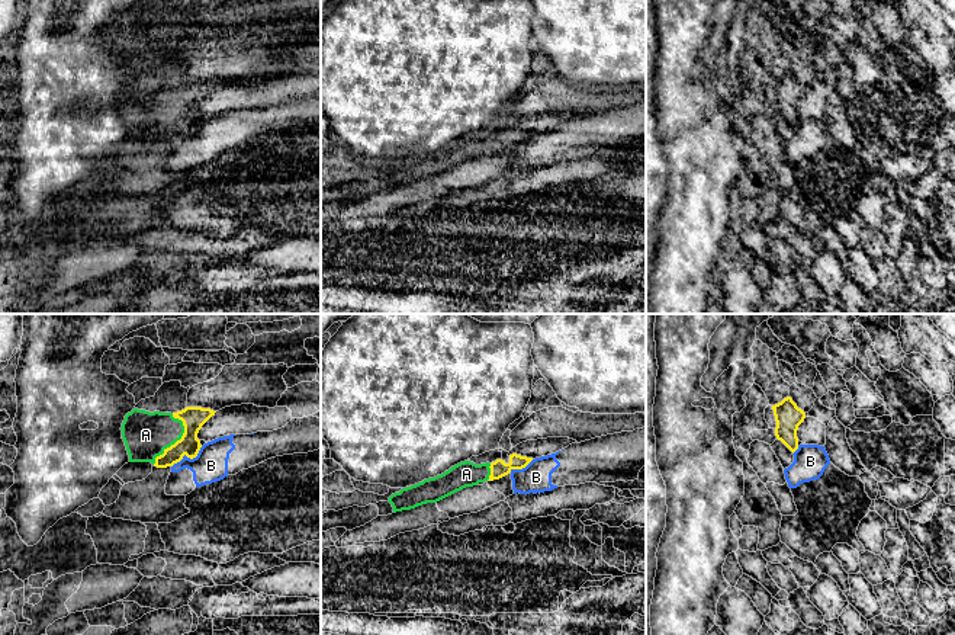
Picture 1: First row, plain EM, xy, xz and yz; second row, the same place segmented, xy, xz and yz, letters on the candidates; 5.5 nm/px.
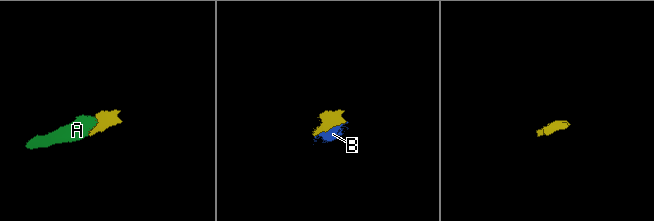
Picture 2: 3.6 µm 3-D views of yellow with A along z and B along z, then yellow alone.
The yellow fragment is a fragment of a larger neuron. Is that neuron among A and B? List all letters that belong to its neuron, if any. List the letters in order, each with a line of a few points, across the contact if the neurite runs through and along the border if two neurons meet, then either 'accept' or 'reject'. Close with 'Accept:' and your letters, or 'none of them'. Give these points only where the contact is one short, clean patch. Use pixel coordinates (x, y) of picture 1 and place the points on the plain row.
A: line xy (193, 92), (183, 102), (177, 115), (145, 109); accept
B: reject
Accept: A

